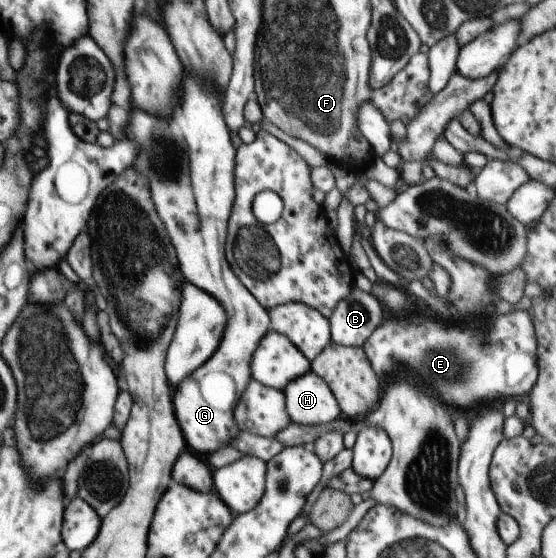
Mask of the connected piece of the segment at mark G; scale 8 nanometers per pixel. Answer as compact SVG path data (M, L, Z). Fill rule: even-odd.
M186 77L182 101L170 121L132 109L123 136L142 149L131 169L146 173L152 185L152 201L168 229L184 279L214 295L228 317L216 353L173 388L175 417L193 453L214 453L220 447L227 447L241 431L236 425L234 411L251 379L252 353L260 339L271 330L268 310L248 293L225 259L228 217L234 203L236 150L224 121L223 100L218 99L216 93L212 83L202 85Z

